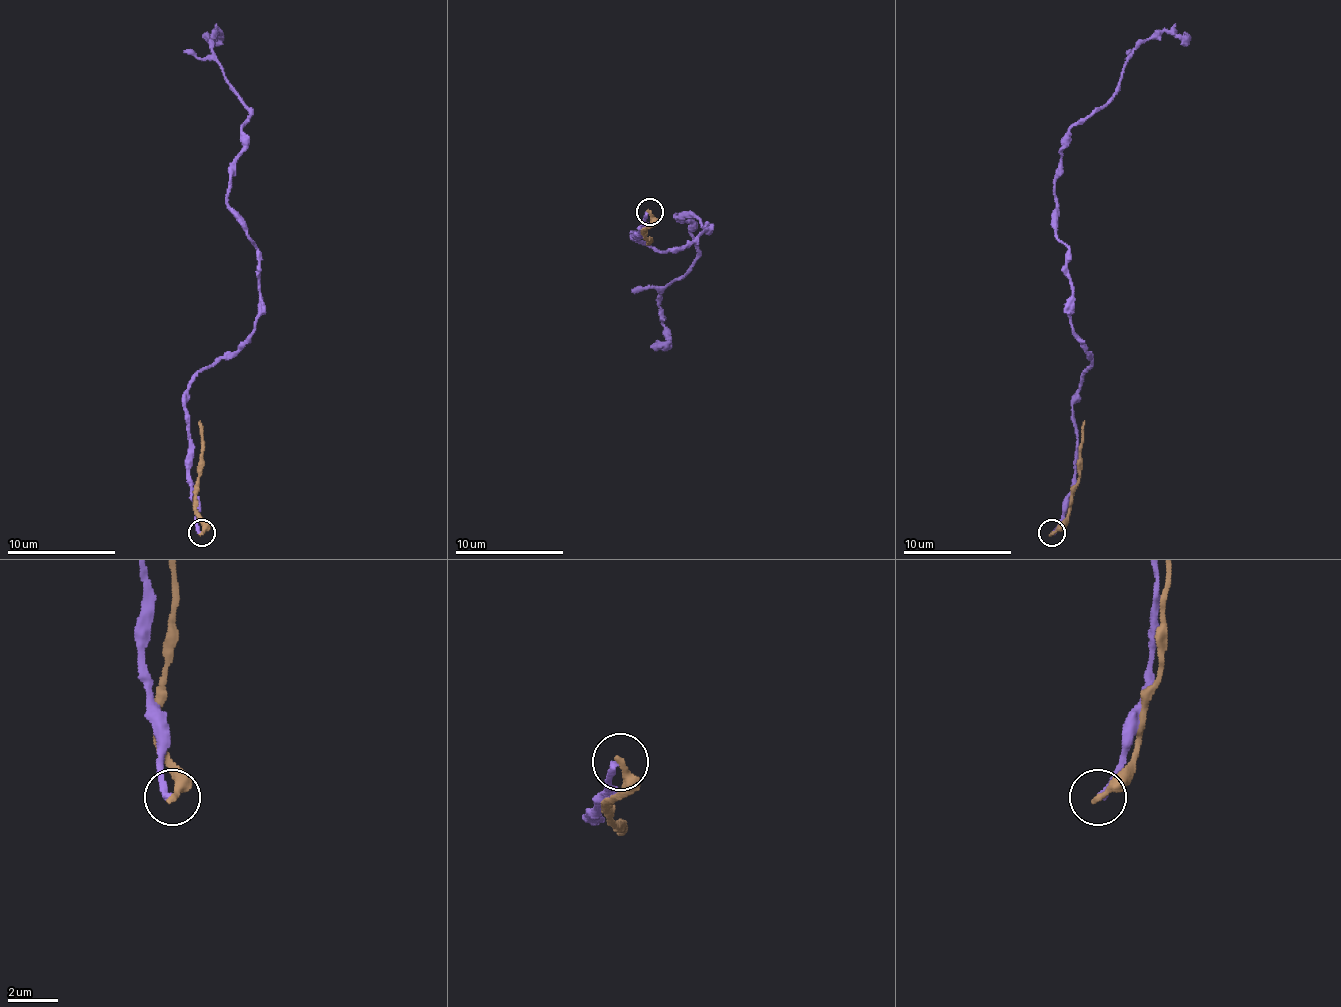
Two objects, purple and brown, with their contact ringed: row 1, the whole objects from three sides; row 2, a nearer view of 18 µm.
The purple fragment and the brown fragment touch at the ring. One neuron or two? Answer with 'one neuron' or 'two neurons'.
two neurons

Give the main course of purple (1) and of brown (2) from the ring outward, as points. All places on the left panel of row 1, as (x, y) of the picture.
1: (202, 532), (186, 394), (259, 313), (259, 250), (226, 202), (248, 107), (213, 50), (215, 31), (202, 34)
2: (202, 532), (196, 510), (196, 489), (202, 475), (199, 421)

